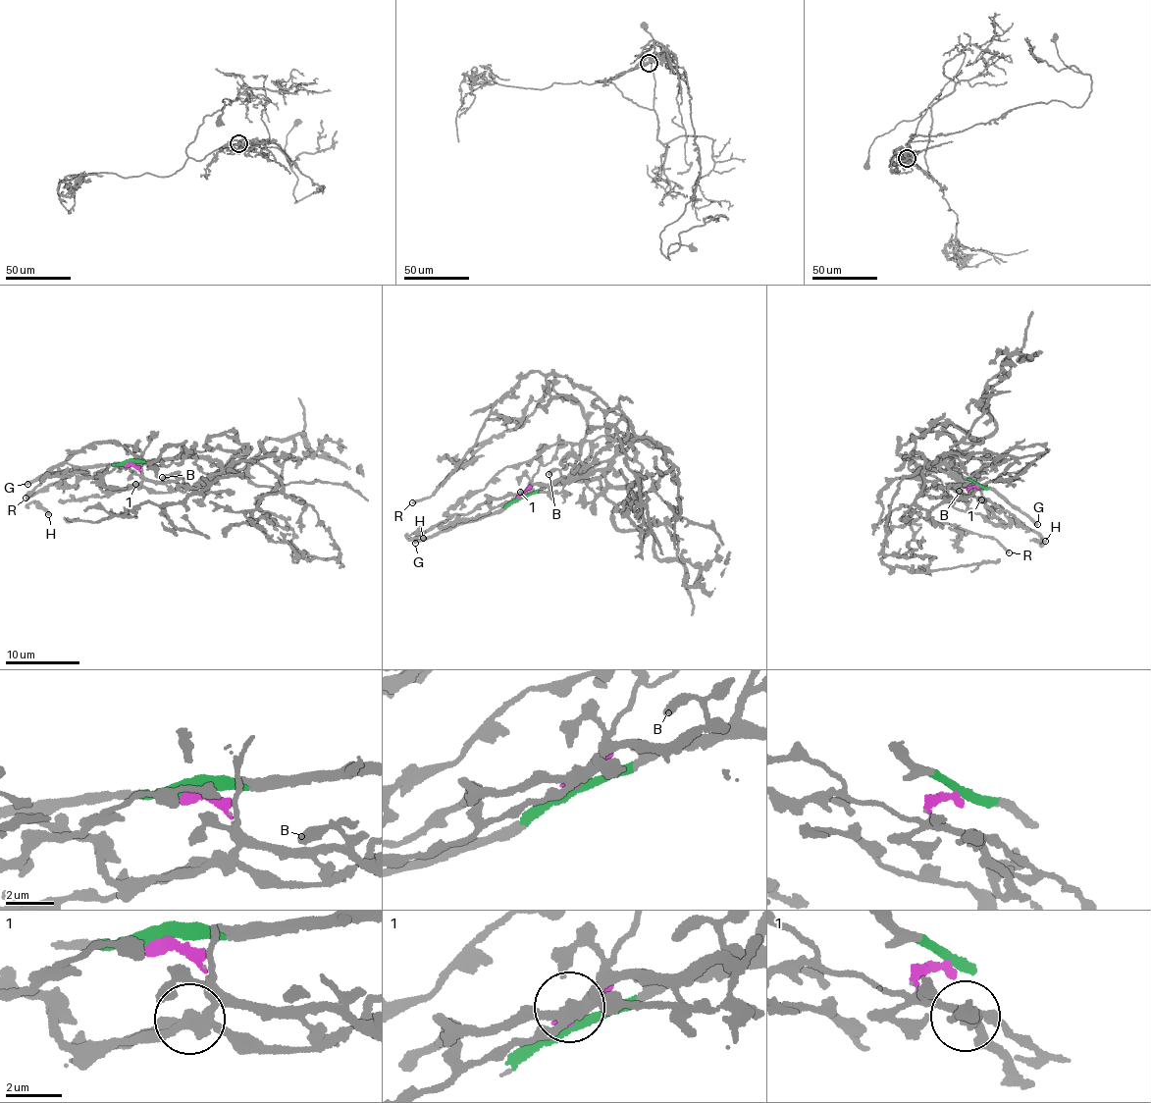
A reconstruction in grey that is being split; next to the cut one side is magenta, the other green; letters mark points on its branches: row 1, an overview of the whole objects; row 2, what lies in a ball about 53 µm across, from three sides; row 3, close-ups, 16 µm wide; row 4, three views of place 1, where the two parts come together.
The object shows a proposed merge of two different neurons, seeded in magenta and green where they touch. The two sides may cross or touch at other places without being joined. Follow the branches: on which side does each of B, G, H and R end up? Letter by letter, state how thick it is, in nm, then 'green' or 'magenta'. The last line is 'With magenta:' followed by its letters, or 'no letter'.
B: 360 nm | magenta
G: 340 nm | green
H: 280 nm | magenta
R: 320 nm | green
With magenta: B, H

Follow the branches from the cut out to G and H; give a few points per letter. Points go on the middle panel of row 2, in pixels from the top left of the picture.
G: (521, 498), (510, 499), (495, 512), (444, 529), (415, 544)
H: (520, 498), (529, 486), (501, 498), (489, 496), (460, 515), (448, 516), (407, 538), (415, 532), (423, 538)

